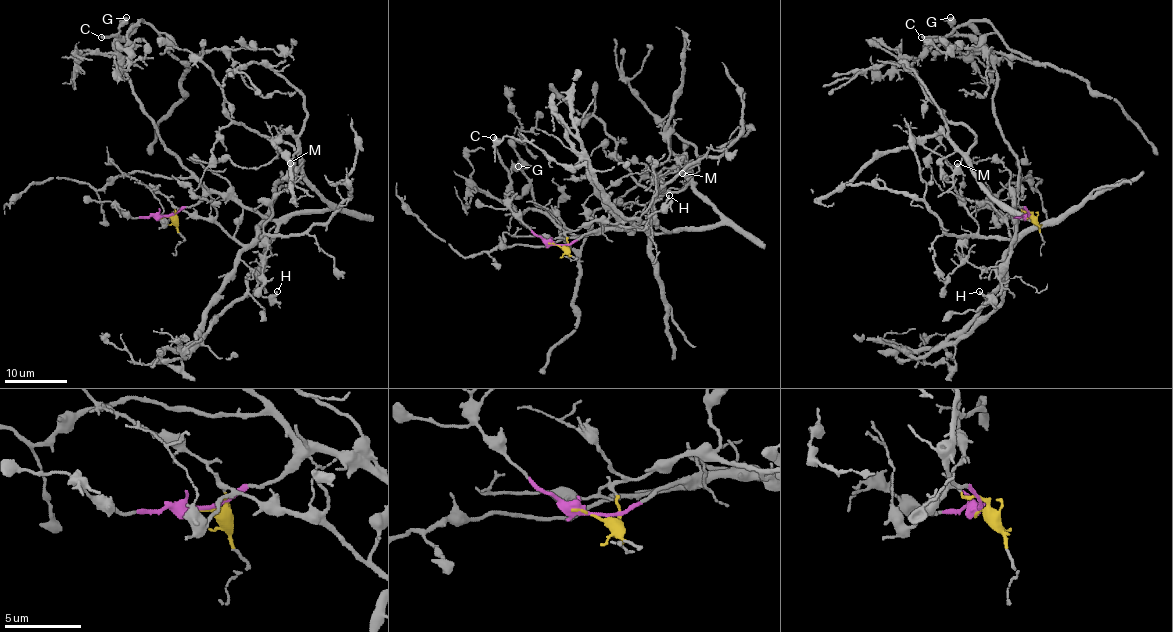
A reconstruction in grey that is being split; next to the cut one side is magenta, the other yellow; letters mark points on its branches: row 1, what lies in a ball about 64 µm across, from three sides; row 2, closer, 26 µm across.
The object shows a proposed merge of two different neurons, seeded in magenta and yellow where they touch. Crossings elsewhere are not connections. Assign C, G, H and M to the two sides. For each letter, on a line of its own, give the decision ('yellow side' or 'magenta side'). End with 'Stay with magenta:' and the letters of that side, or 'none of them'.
C: magenta side
G: magenta side
H: yellow side
M: yellow side
Stay with magenta: C, G

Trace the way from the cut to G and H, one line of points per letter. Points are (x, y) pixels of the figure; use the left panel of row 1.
G: (161, 217), (194, 205), (202, 195), (202, 184), (166, 147), (114, 47), (127, 17)
H: (161, 217), (177, 208), (216, 220), (239, 244), (257, 291), (269, 297), (277, 291)

